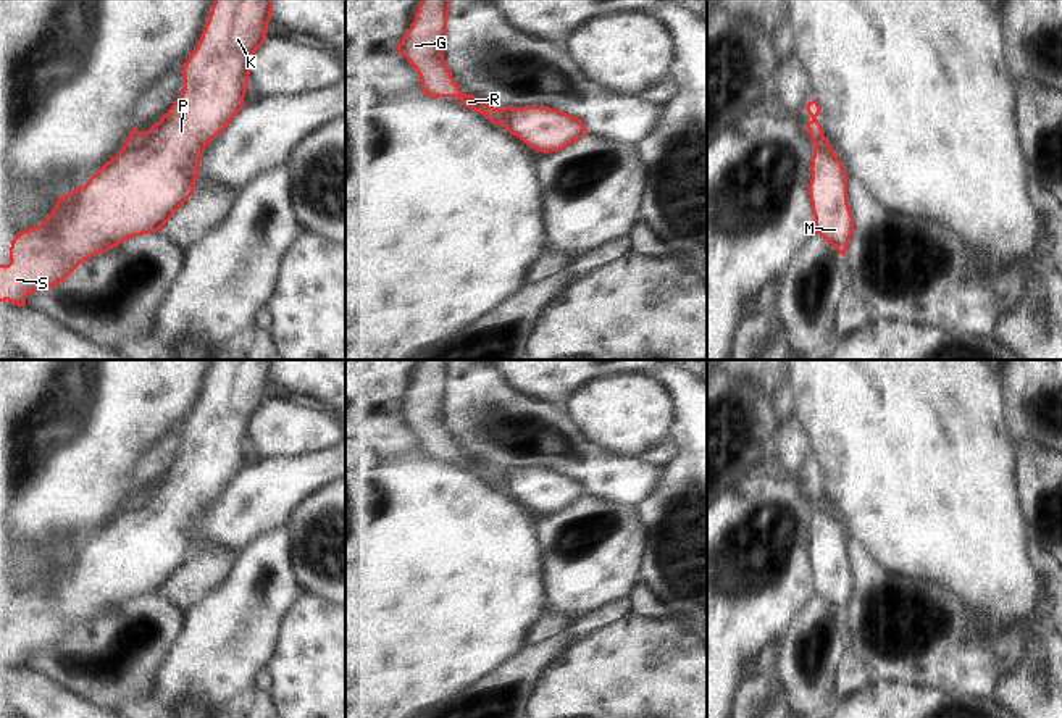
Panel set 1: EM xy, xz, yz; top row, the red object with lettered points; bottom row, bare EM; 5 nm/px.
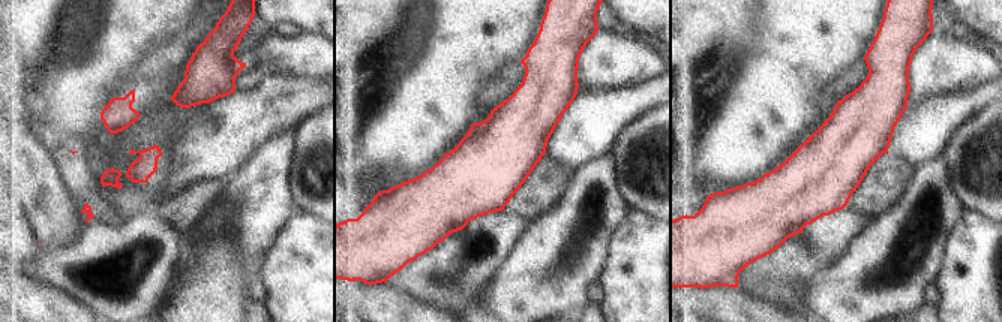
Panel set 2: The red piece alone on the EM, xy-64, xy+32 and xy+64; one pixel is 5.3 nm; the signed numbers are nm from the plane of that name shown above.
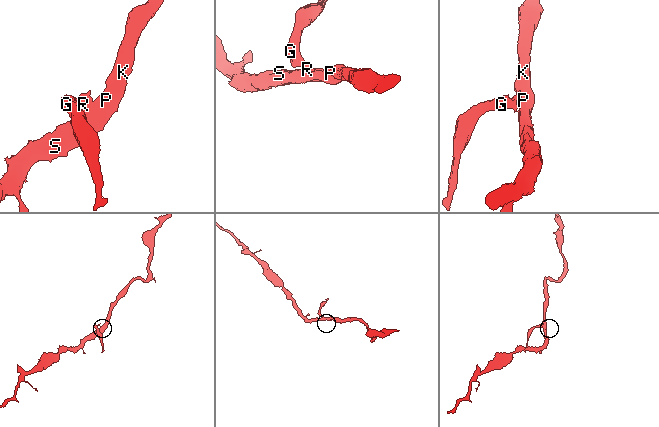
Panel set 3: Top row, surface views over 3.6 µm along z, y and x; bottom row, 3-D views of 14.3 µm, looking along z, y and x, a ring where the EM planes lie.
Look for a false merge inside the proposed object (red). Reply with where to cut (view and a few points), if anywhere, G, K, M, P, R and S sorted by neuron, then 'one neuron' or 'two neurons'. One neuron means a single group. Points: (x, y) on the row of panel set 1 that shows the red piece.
yz (823, 136), (815, 146) | G R / K M P S | two neurons

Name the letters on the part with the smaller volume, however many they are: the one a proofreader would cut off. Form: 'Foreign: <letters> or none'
Foreign: G, R.

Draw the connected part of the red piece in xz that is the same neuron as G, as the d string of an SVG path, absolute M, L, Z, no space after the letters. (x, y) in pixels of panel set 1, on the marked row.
M421 0L412 27L397 50L420 74L424 95L457 97L463 106L489 115L495 108L475 95L463 94L444 60L449 11L450 0Z

